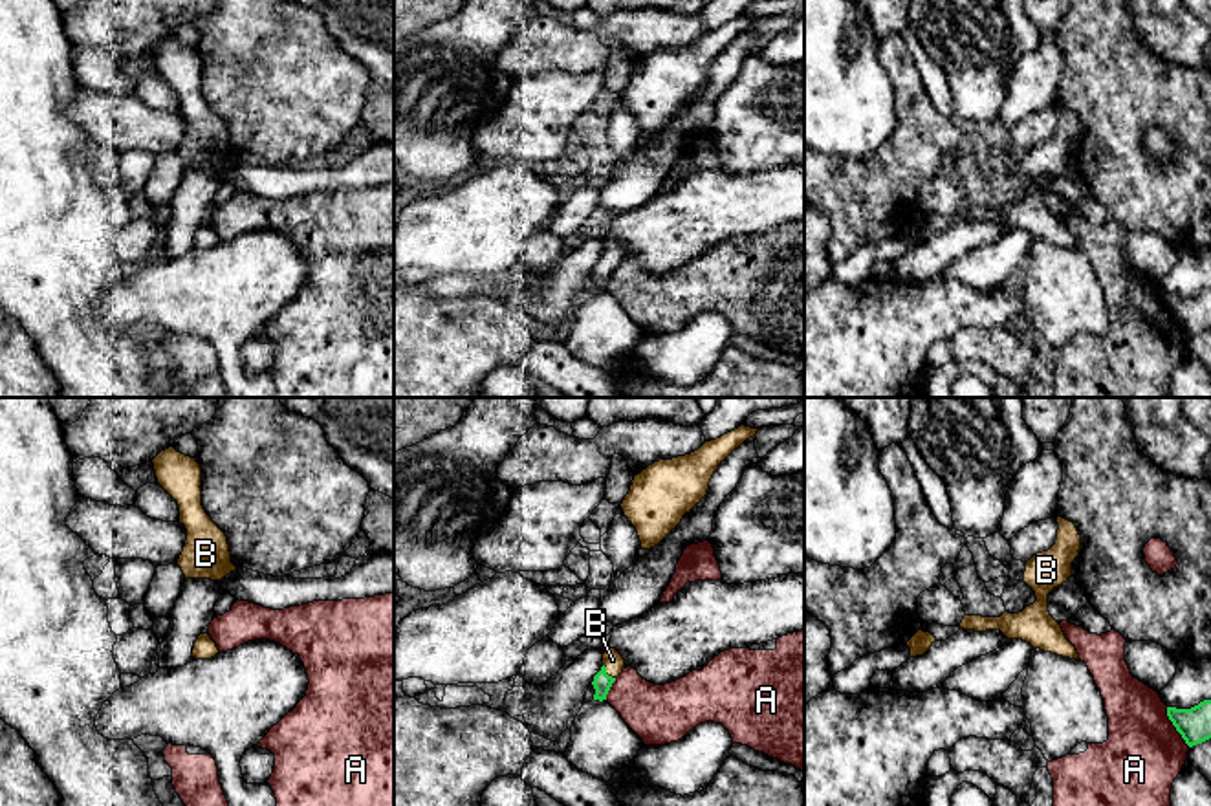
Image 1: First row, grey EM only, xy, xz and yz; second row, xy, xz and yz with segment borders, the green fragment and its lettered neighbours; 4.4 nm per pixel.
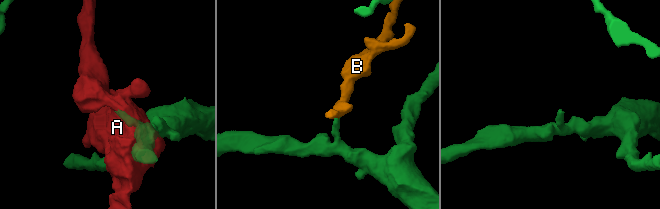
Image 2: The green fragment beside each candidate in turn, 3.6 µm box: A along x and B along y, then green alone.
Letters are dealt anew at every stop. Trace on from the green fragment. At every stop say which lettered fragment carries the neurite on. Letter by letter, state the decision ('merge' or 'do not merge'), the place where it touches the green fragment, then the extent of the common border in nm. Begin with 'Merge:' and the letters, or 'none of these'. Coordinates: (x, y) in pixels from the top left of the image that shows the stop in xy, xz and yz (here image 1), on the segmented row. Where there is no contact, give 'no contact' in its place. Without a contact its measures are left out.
Merge: B
A: do not merge | yz (1175, 726) | 200 nm
B: merge | xz (605, 673) | 90 nm

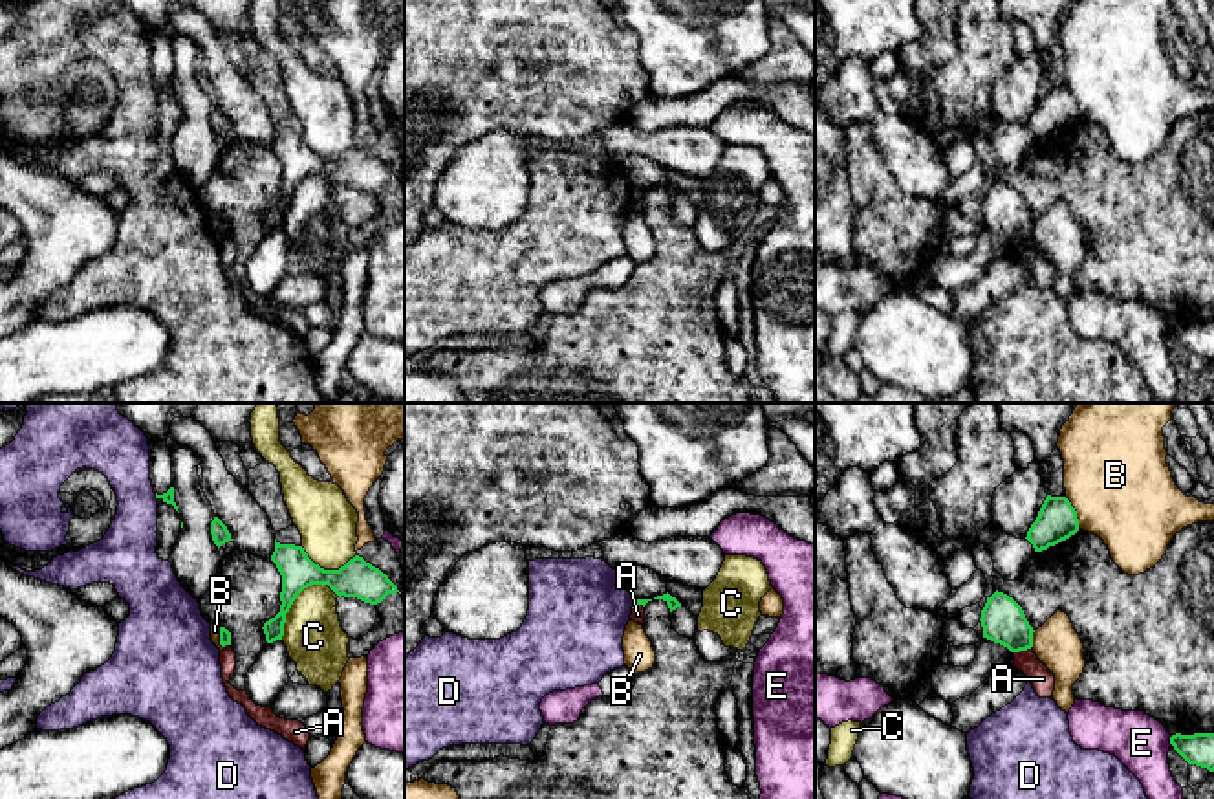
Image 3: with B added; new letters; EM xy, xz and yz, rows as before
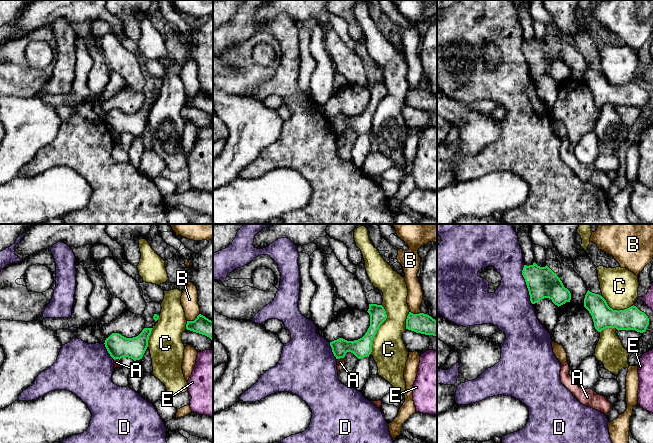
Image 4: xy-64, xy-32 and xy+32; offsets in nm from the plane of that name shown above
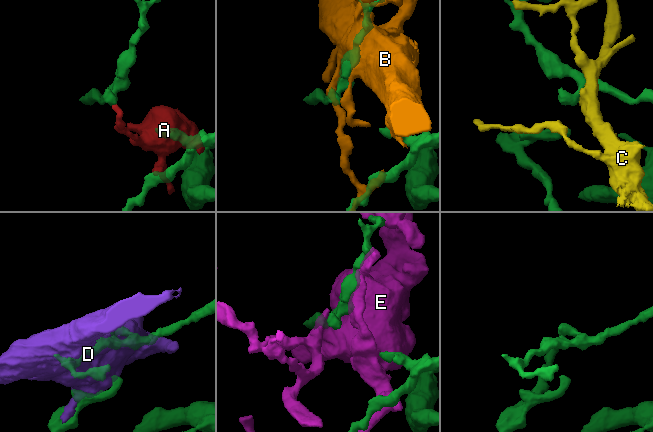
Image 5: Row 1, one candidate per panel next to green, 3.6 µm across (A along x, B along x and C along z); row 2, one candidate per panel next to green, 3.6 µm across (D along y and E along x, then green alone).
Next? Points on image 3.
Merge: none of these
A: do not merge | yz (1022, 649) | 80 nm
B: do not merge | yz (1075, 512) | 150 nm
C: do not merge | xy (297, 594) | 320 nm
D: do not merge | xy (156, 497) | 30 nm
E: do not merge | yz (1170, 741) | 50 nm

